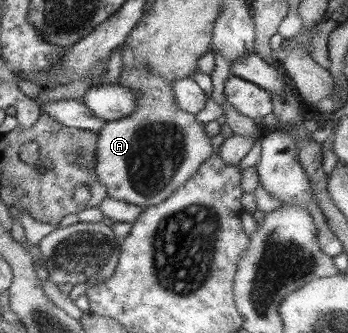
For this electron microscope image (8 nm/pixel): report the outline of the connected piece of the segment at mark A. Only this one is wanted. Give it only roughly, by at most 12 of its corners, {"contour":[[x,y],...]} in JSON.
{"contour":[[139,66],[129,116],[100,126],[107,198],[145,209],[213,153],[173,82]]}

